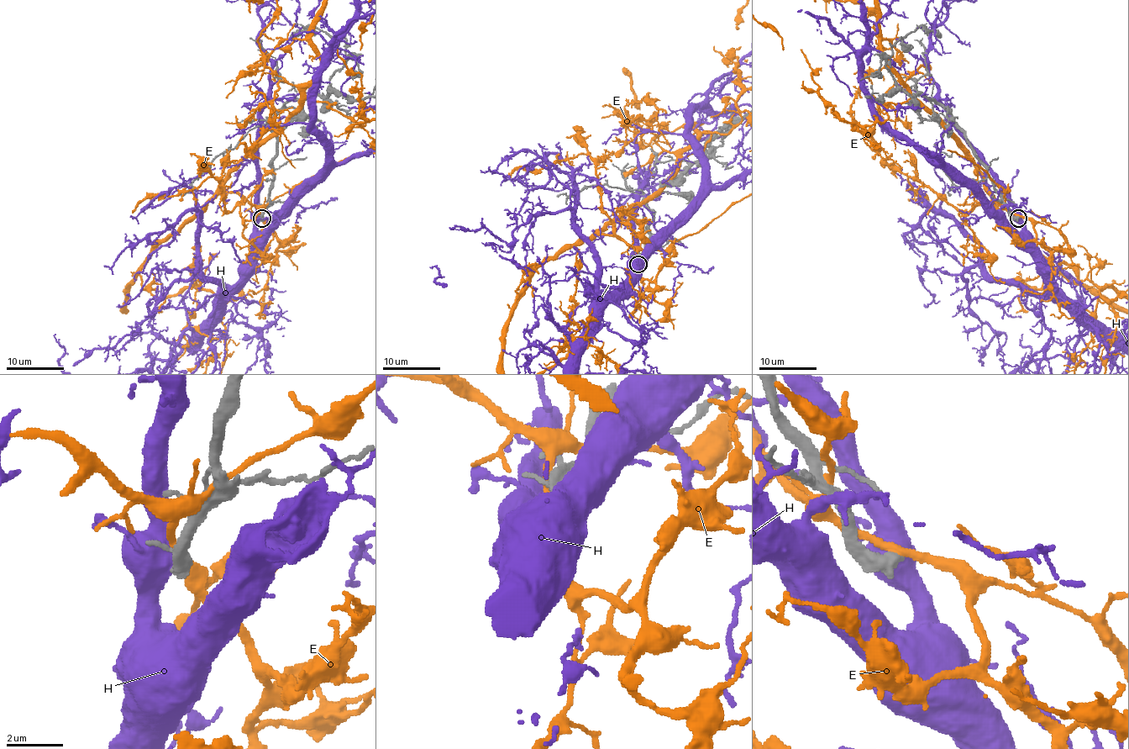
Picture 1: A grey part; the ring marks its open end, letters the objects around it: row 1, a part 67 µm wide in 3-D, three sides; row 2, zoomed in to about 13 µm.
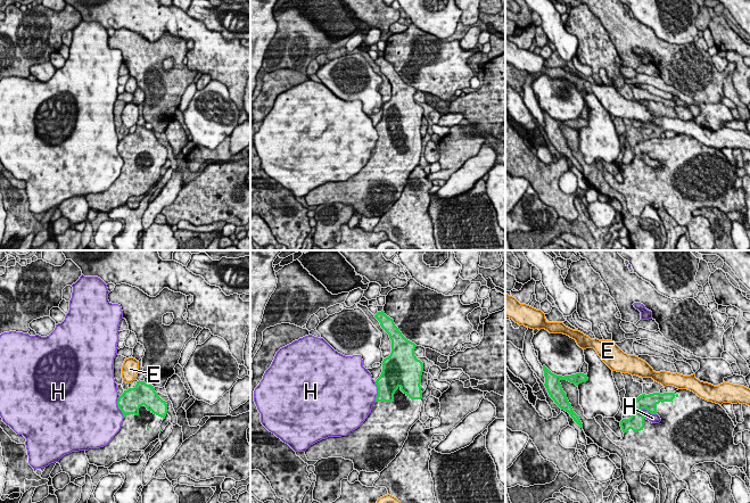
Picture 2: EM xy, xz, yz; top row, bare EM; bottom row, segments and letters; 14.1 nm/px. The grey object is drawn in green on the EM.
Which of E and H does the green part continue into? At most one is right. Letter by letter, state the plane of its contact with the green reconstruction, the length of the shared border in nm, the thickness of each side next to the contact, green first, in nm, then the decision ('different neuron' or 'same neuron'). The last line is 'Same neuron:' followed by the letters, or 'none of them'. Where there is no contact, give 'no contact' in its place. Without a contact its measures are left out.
E: no contact | different neuron
H: yz | 240 nm | 220/130 nm | different neuron
Same neuron: none of them

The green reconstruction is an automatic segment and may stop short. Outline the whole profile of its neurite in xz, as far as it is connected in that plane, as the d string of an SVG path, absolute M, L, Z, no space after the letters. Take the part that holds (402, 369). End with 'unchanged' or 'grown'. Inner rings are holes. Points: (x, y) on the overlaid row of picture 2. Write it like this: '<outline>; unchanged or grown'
M378 312L374 318L381 328L389 335L392 340L392 353L382 361L382 372L374 381L378 387L376 403L365 421L347 436L328 437L313 445L306 451L308 461L319 461L328 457L343 457L354 463L354 469L366 472L381 472L401 452L407 439L411 427L420 419L422 406L421 376L423 363L414 355L417 345L407 340L394 320Z; grown

